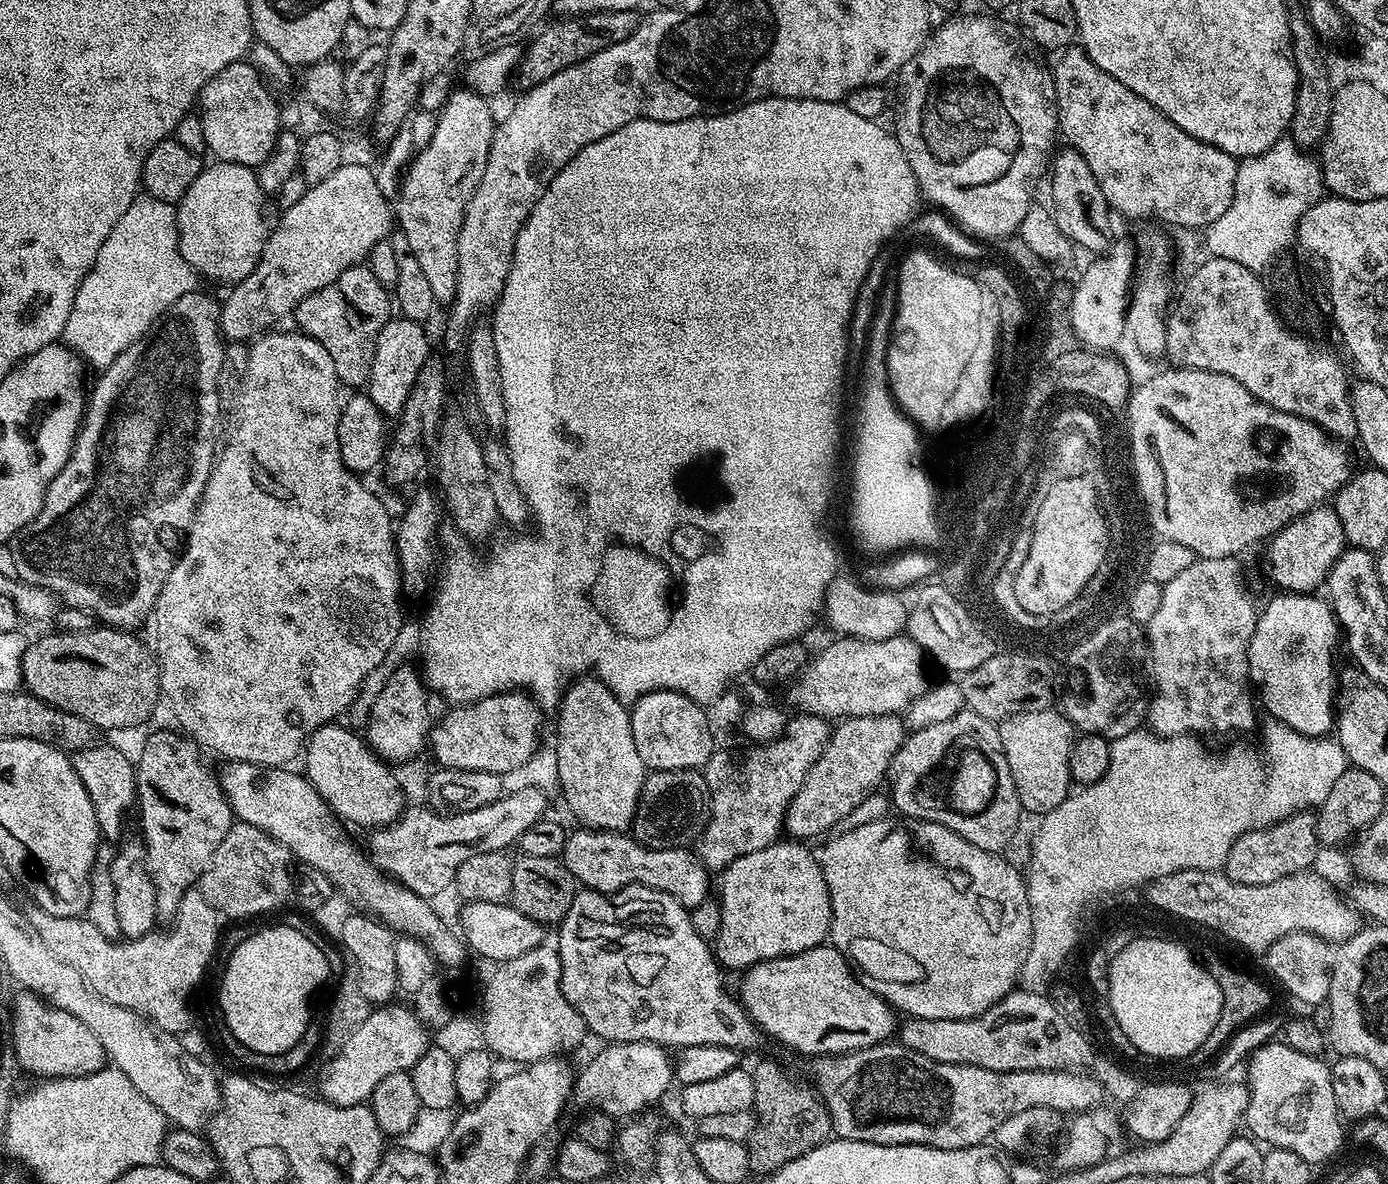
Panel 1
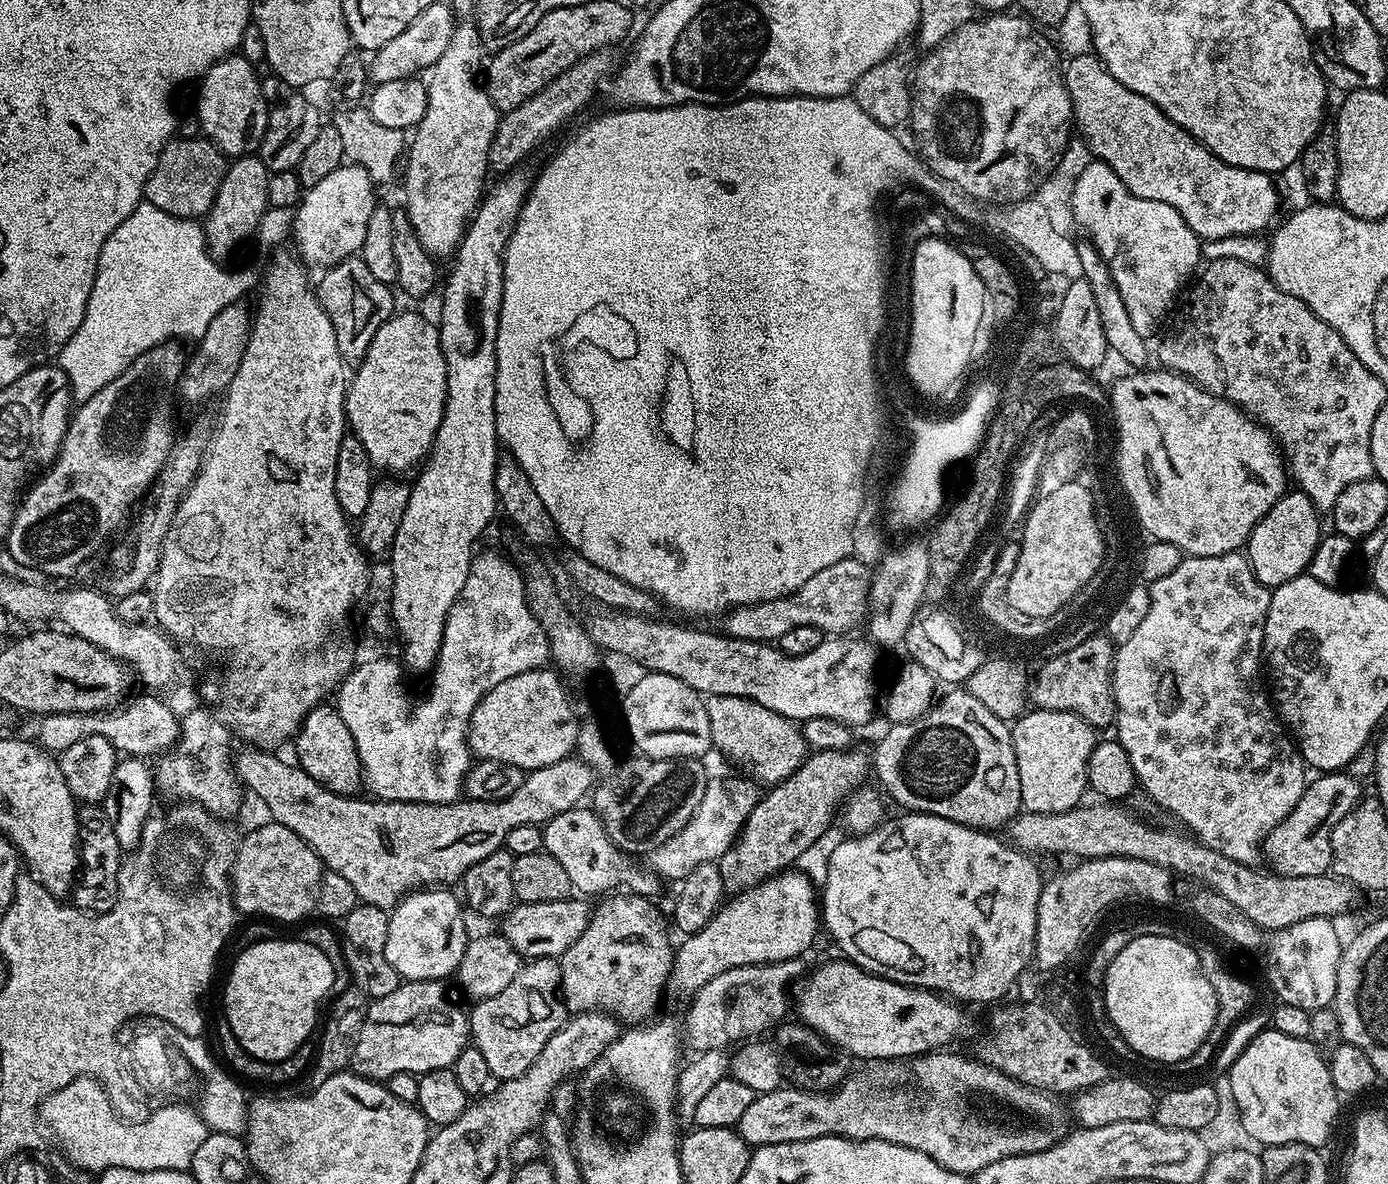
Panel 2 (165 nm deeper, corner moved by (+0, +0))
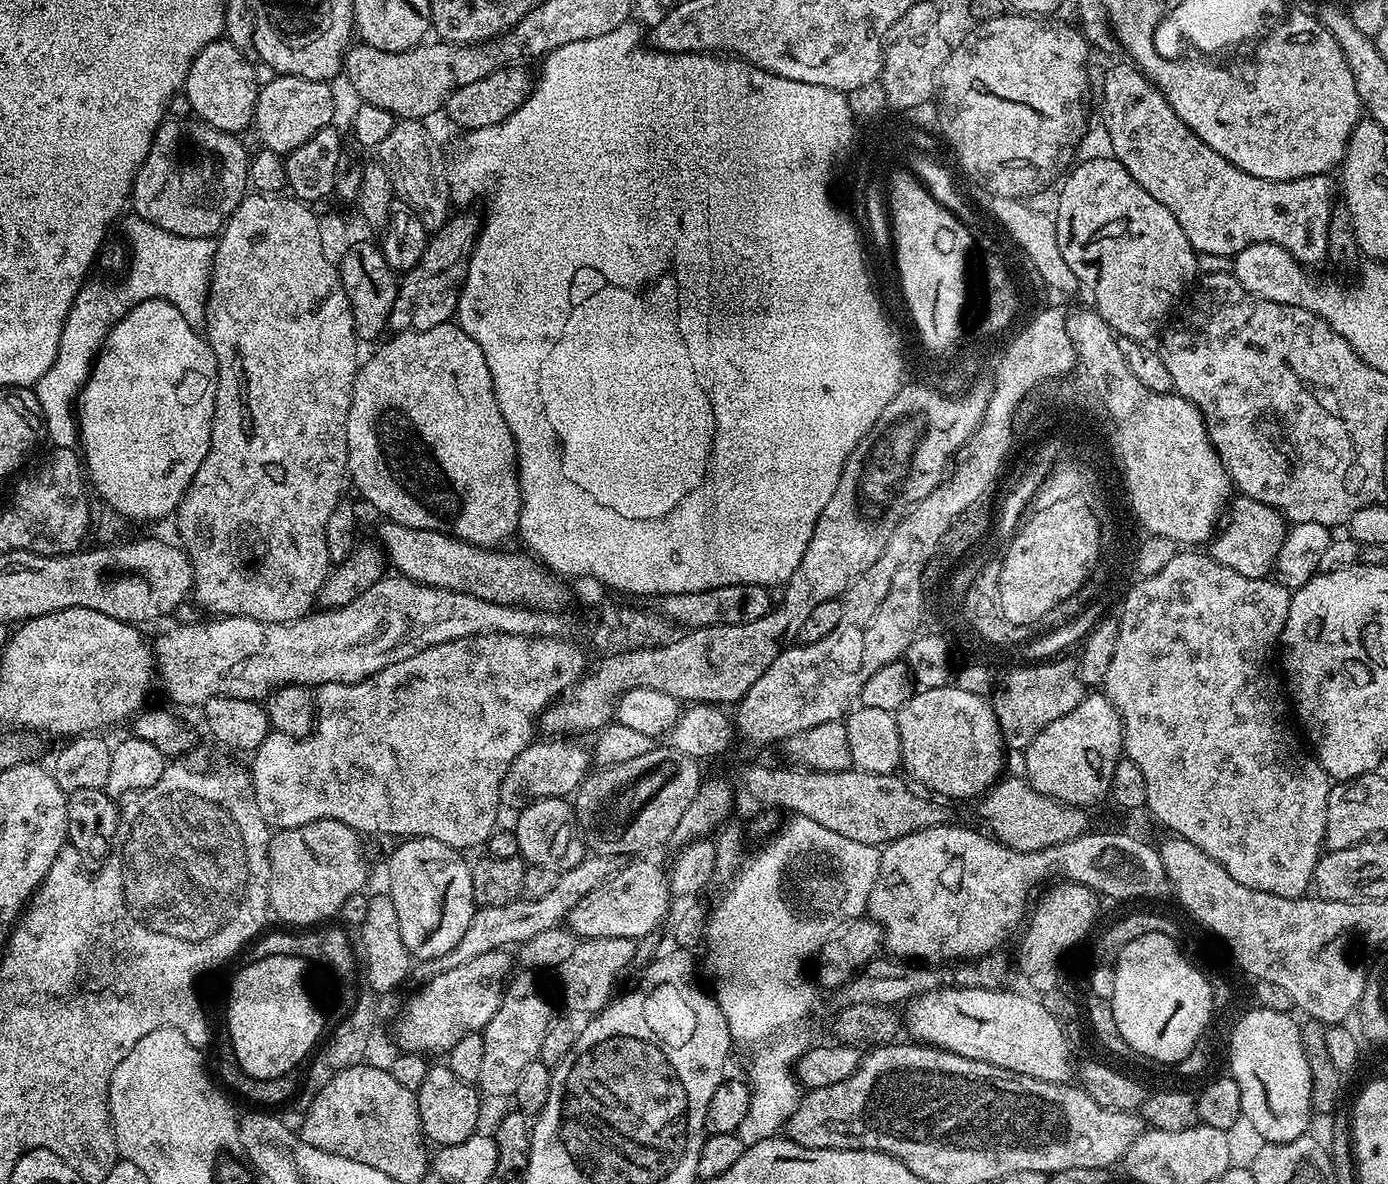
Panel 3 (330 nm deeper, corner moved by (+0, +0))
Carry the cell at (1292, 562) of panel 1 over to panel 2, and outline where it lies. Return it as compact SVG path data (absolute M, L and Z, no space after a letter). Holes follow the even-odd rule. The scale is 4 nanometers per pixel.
M1299 490L1285 492L1274 506L1270 506L1270 510L1254 526L1246 545L1246 555L1258 582L1271 590L1282 582L1290 582L1295 576L1307 573L1308 563L1322 539L1319 515L1316 504Z

